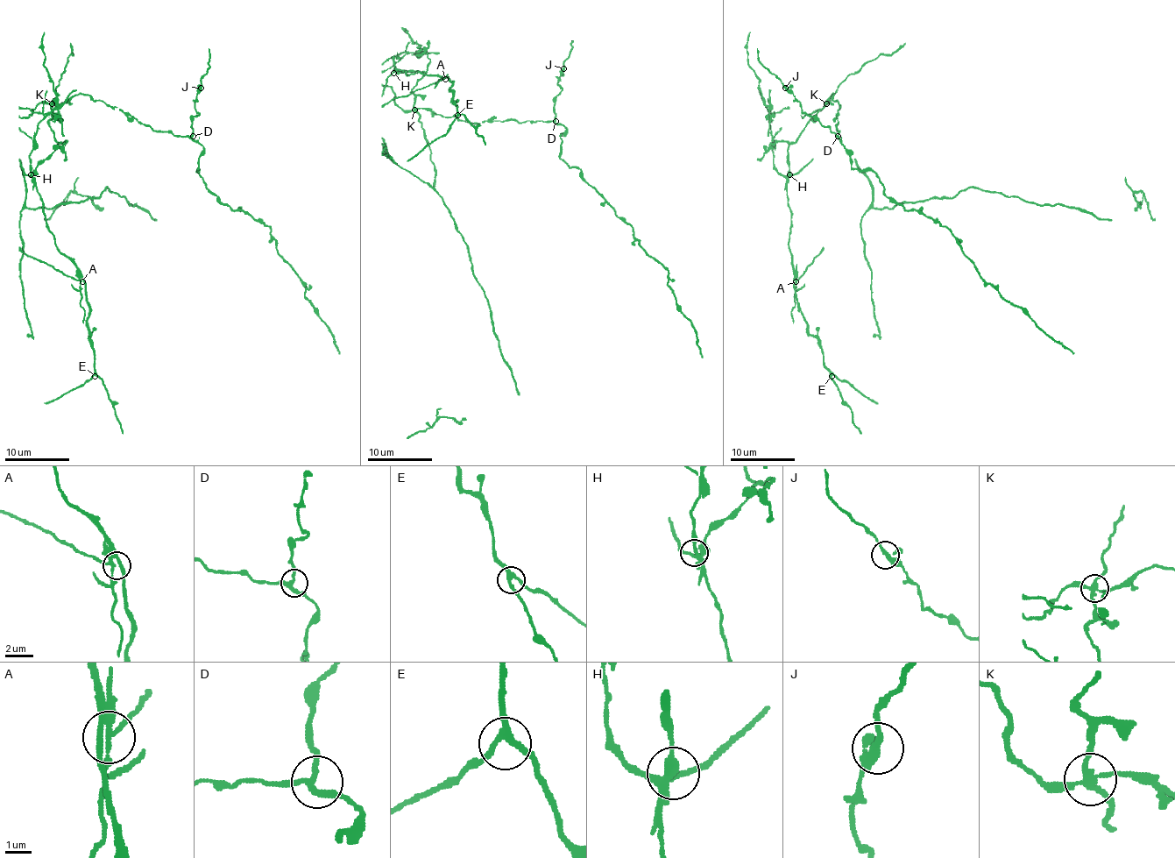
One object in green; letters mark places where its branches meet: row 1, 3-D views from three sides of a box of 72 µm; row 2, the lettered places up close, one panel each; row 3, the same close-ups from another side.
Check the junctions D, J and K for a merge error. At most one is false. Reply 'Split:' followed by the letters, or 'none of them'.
Split: K

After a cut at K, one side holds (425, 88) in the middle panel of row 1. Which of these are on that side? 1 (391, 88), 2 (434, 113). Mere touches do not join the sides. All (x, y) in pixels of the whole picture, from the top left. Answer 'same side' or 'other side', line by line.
1: other side
2: other side

